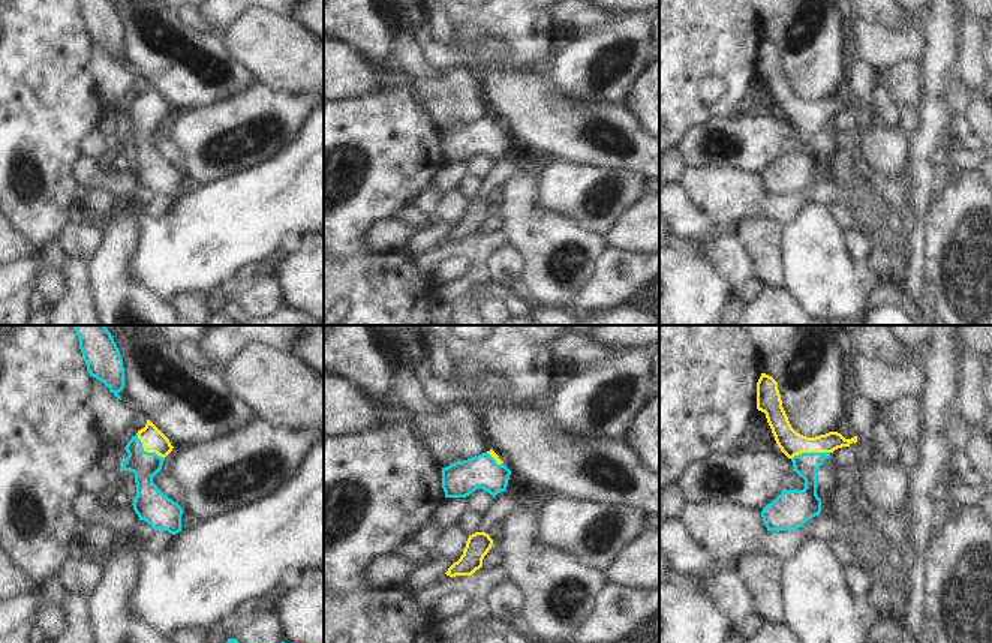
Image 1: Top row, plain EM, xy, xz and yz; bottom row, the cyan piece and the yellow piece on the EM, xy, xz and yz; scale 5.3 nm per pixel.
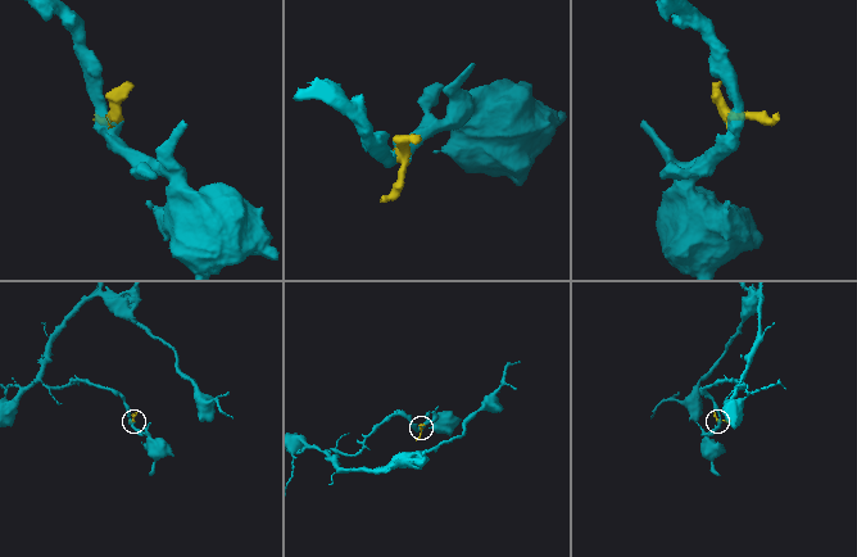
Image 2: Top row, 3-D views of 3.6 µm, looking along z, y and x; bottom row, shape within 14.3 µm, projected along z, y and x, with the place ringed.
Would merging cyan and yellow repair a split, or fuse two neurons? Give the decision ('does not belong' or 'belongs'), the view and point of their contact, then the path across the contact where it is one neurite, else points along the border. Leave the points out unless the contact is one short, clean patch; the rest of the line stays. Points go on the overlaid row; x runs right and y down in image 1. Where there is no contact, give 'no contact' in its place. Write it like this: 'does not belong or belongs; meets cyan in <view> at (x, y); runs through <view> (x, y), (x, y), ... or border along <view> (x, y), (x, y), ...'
belongs; meets cyan in yz at (809, 453); runs through yz (806, 463), (809, 453), (791, 444)

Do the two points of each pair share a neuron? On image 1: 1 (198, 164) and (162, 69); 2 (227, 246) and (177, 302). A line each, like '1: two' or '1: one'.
1: two
2: two

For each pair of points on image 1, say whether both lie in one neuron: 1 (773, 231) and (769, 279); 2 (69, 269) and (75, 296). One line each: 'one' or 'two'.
1: one
2: one

